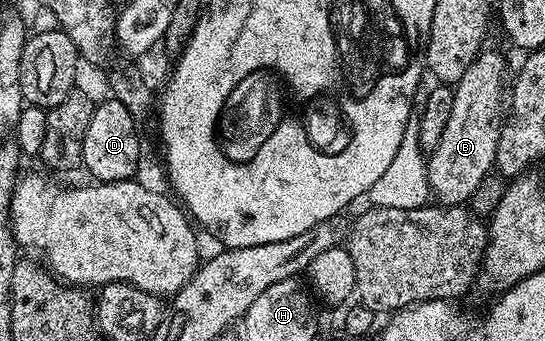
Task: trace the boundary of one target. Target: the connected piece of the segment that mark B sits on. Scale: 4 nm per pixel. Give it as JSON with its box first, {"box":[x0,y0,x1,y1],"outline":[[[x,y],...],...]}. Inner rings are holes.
{"box":[426,49,505,207],"outline":[[[490,49],[480,51],[473,65],[469,65],[458,83],[454,84],[453,90],[455,96],[449,122],[441,132],[437,149],[433,149],[426,160],[427,184],[431,186],[431,195],[448,207],[457,207],[471,200],[481,181],[492,174],[495,166],[501,127],[499,110],[505,107],[502,57]]]}

